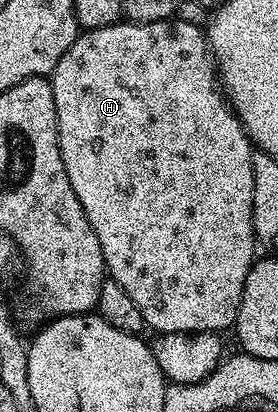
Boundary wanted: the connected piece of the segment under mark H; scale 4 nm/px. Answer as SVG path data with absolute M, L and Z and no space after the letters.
M122 20L113 26L87 30L78 33L77 38L63 52L59 64L55 64L51 75L55 116L57 117L57 135L59 148L63 156L63 168L67 168L67 180L83 204L83 212L99 236L99 248L103 248L103 260L108 277L139 308L146 327L157 334L207 334L225 332L237 321L239 304L245 287L245 277L254 264L255 239L253 237L253 193L255 176L253 175L253 155L255 147L245 135L241 119L230 106L220 85L217 64L209 51L209 40L204 29L193 22L130 22Z

